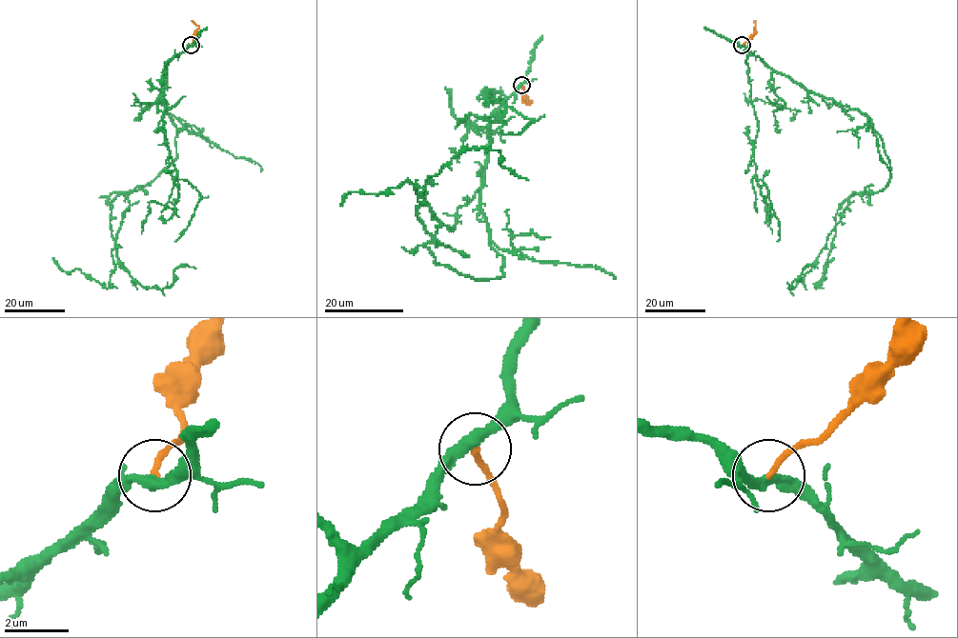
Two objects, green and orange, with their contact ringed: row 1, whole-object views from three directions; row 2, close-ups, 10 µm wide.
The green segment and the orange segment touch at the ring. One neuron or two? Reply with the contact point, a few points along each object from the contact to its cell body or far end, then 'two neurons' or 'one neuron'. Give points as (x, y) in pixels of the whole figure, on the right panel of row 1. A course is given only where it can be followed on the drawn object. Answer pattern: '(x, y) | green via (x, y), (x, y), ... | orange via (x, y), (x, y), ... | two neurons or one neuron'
(742, 45) | green via (742, 45), (864, 112), (889, 163), (882, 190), (851, 194), (789, 289), (815, 268) | orange via (742, 45), (753, 34), (754, 20) | two neurons

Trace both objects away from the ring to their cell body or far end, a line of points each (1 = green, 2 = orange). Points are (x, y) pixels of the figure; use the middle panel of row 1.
1: (521, 85), (492, 114), (480, 187), (502, 275), (473, 279), (436, 262), (428, 178), (482, 148), (527, 180)
2: (521, 85), (525, 97), (532, 102), (522, 101)

